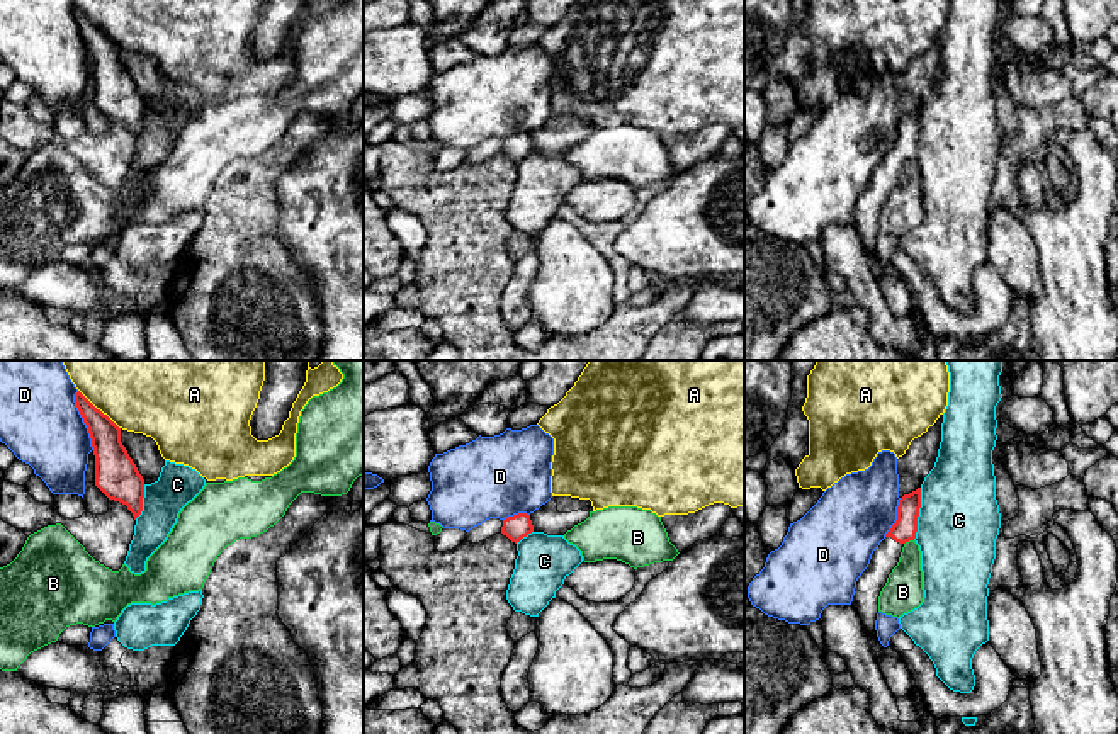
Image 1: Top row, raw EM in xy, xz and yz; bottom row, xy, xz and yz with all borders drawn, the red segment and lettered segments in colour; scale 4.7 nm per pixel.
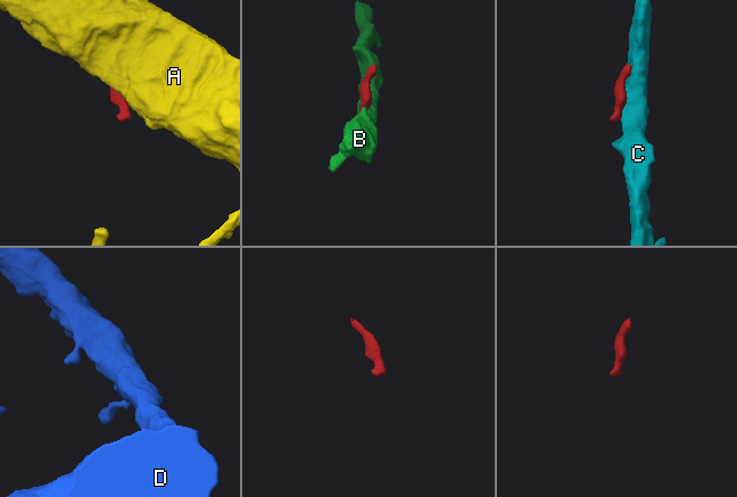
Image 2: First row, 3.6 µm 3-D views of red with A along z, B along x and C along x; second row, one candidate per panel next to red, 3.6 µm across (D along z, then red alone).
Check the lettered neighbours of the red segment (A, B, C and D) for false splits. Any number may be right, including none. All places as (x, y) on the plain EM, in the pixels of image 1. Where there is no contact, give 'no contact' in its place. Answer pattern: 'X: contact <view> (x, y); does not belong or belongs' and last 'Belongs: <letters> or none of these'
A: contact xy (99, 29); does not belong
B: contact yz (908, 160); does not belong
C: contact yz (918, 133); does not belong
D: contact xy (84, 39); does not belong
Belongs: none of these

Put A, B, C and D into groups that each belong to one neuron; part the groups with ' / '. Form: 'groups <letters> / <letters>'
groups A / B / C / D

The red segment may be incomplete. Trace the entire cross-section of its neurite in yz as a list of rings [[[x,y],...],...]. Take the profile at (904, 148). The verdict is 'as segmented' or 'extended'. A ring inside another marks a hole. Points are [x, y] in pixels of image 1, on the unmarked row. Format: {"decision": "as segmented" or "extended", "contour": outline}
{"decision": "extended", "contour": [[[921,107],[899,119],[895,143],[873,170],[868,187],[856,200],[851,224],[860,233],[863,250],[872,257],[872,267],[875,267],[878,260],[875,240],[878,233],[880,211],[892,189],[897,185],[904,163],[916,158],[919,127]]]}

